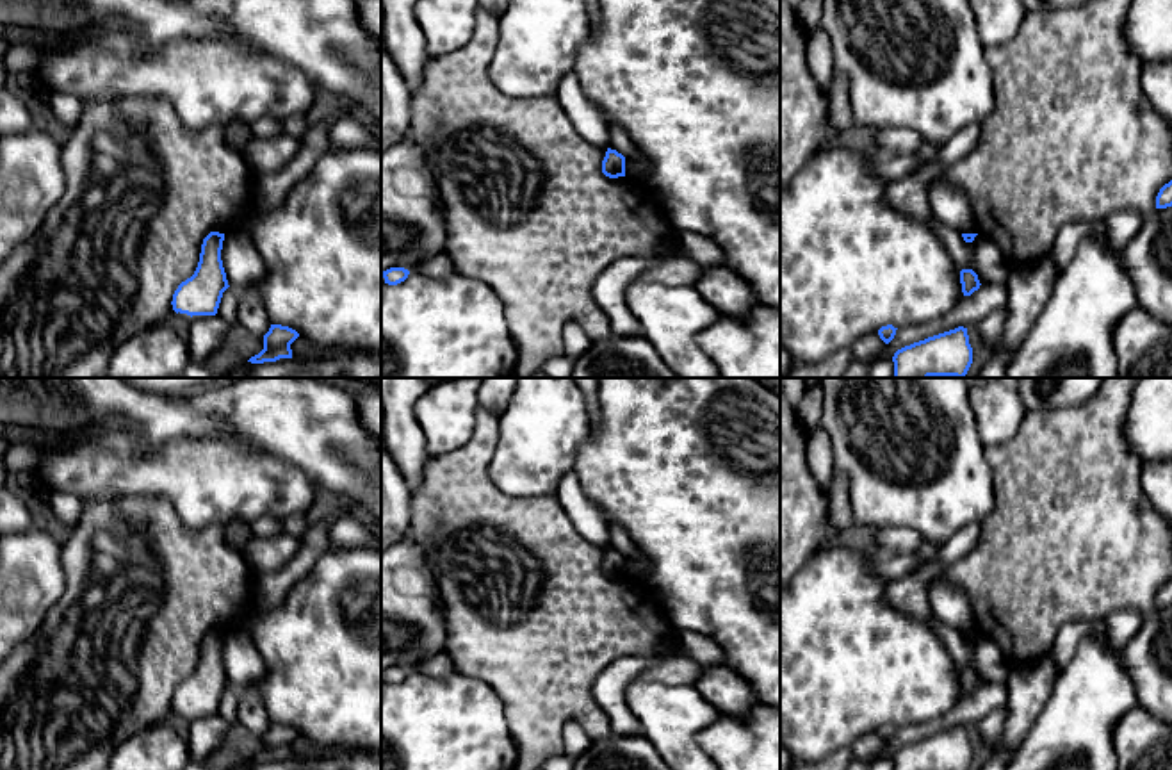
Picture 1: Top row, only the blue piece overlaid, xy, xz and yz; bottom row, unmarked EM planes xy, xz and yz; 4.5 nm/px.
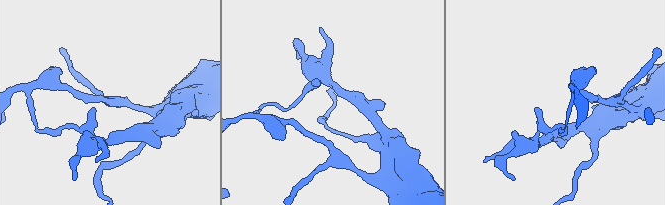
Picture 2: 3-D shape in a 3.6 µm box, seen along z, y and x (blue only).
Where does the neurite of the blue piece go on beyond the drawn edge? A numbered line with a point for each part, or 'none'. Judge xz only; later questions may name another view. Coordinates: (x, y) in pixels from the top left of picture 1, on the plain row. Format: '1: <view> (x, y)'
1: xz (638, 564)

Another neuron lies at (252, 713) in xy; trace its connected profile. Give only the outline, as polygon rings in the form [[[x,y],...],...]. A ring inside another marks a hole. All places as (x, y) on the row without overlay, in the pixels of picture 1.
[[[253,686],[240,690],[237,722],[255,734],[265,734],[271,727],[264,699]]]

